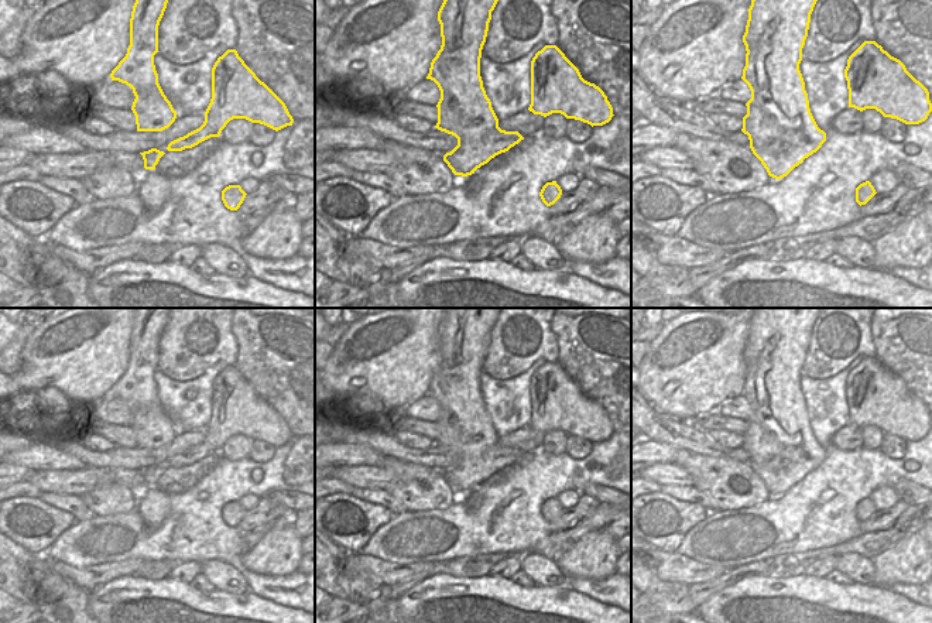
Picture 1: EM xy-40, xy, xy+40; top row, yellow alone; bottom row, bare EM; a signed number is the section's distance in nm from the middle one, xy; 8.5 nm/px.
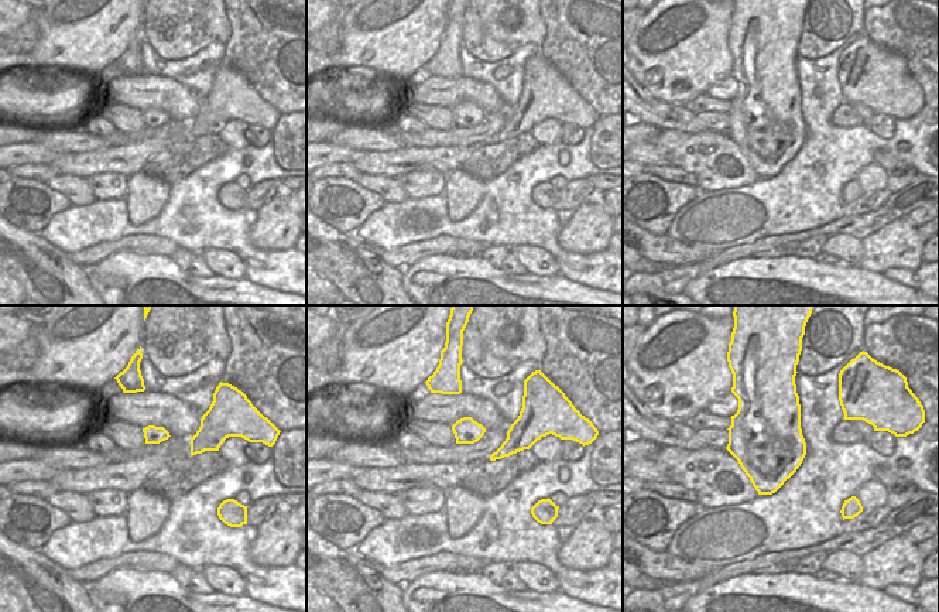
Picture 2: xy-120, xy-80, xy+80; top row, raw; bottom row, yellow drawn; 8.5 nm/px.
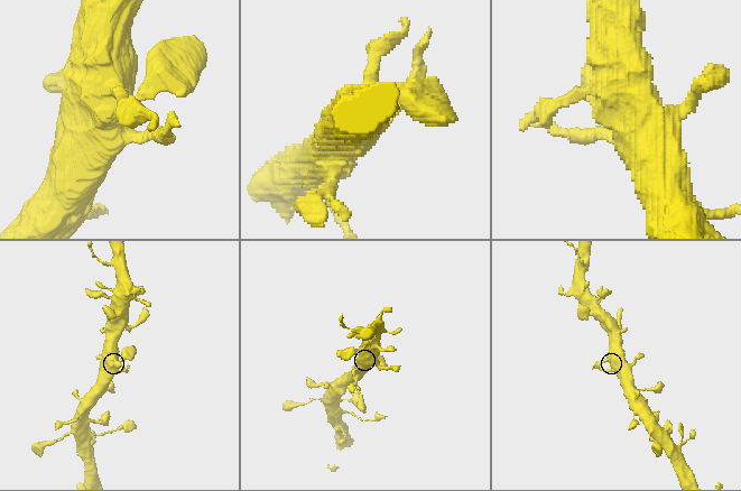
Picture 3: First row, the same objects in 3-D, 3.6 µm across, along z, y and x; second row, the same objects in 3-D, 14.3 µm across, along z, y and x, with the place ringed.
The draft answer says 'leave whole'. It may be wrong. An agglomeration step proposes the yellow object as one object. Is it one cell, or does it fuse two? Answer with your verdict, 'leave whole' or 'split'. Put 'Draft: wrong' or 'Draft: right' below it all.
leave whole
Draft: right

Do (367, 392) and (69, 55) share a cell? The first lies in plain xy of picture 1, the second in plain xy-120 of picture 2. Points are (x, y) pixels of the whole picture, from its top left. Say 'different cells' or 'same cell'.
same cell

